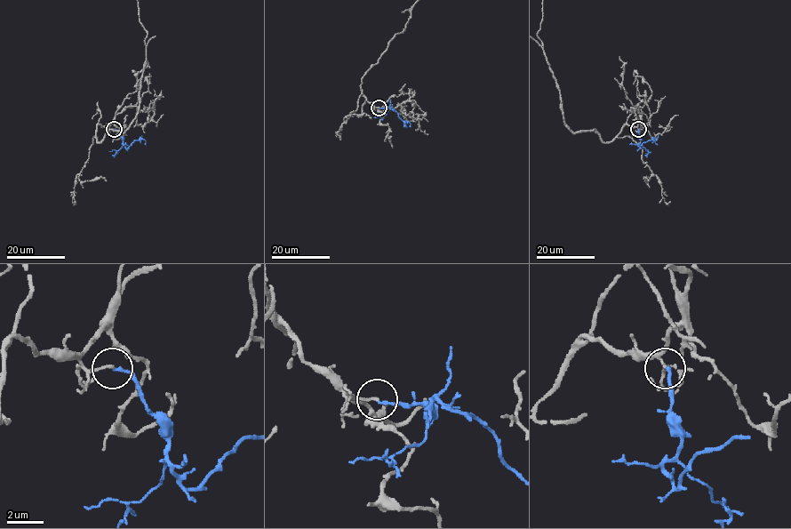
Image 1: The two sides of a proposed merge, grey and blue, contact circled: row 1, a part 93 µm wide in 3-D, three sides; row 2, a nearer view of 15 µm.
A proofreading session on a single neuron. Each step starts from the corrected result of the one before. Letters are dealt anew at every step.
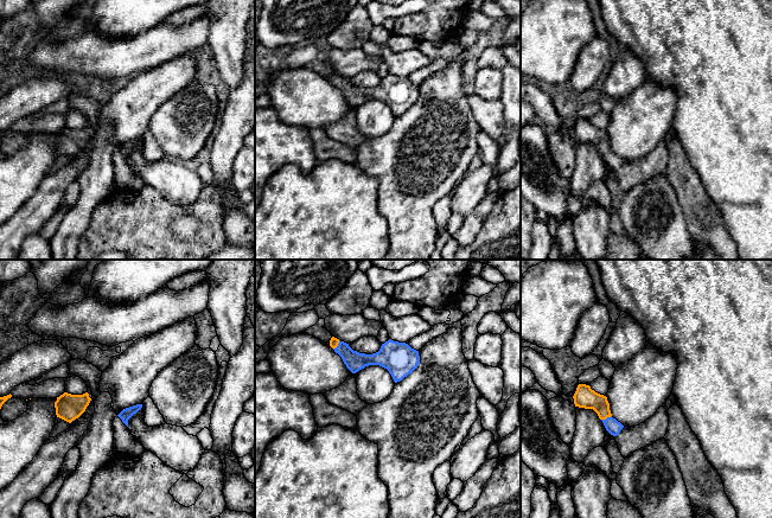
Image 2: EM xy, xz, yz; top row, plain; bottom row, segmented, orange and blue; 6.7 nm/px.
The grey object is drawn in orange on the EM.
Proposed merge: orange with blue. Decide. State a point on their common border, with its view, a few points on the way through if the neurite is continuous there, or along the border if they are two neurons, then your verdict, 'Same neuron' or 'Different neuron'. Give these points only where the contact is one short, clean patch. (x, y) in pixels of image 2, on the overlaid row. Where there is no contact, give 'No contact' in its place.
Touches orange at yz (606, 417). Path across: yz (585, 397), (591, 400), (606, 417), (613, 427). Same neuron

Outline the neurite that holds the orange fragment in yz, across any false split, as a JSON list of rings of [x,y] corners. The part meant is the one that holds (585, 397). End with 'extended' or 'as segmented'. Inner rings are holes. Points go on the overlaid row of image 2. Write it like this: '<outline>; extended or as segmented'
[[[579,384],[573,398],[575,407],[593,409],[611,435],[617,436],[624,428],[620,422],[612,417],[607,397],[592,390],[589,385]]]; extended

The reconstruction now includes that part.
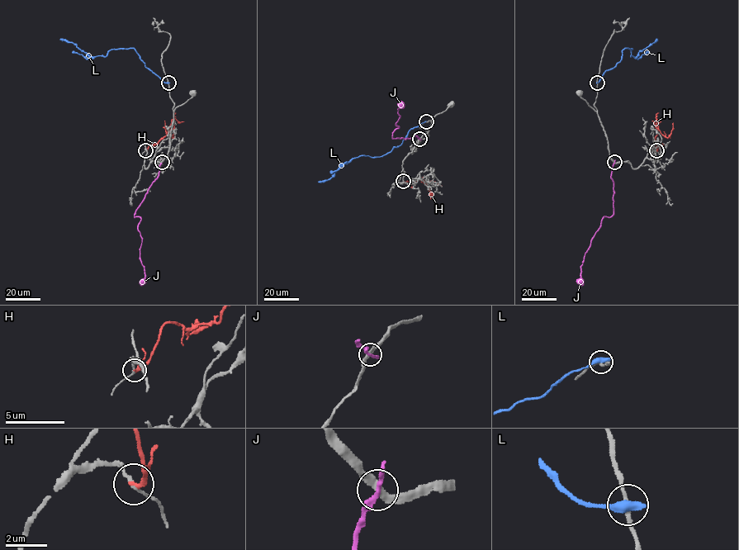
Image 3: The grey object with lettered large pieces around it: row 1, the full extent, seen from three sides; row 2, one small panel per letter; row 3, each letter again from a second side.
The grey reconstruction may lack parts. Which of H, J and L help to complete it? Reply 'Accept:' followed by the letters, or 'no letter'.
Accept: H

